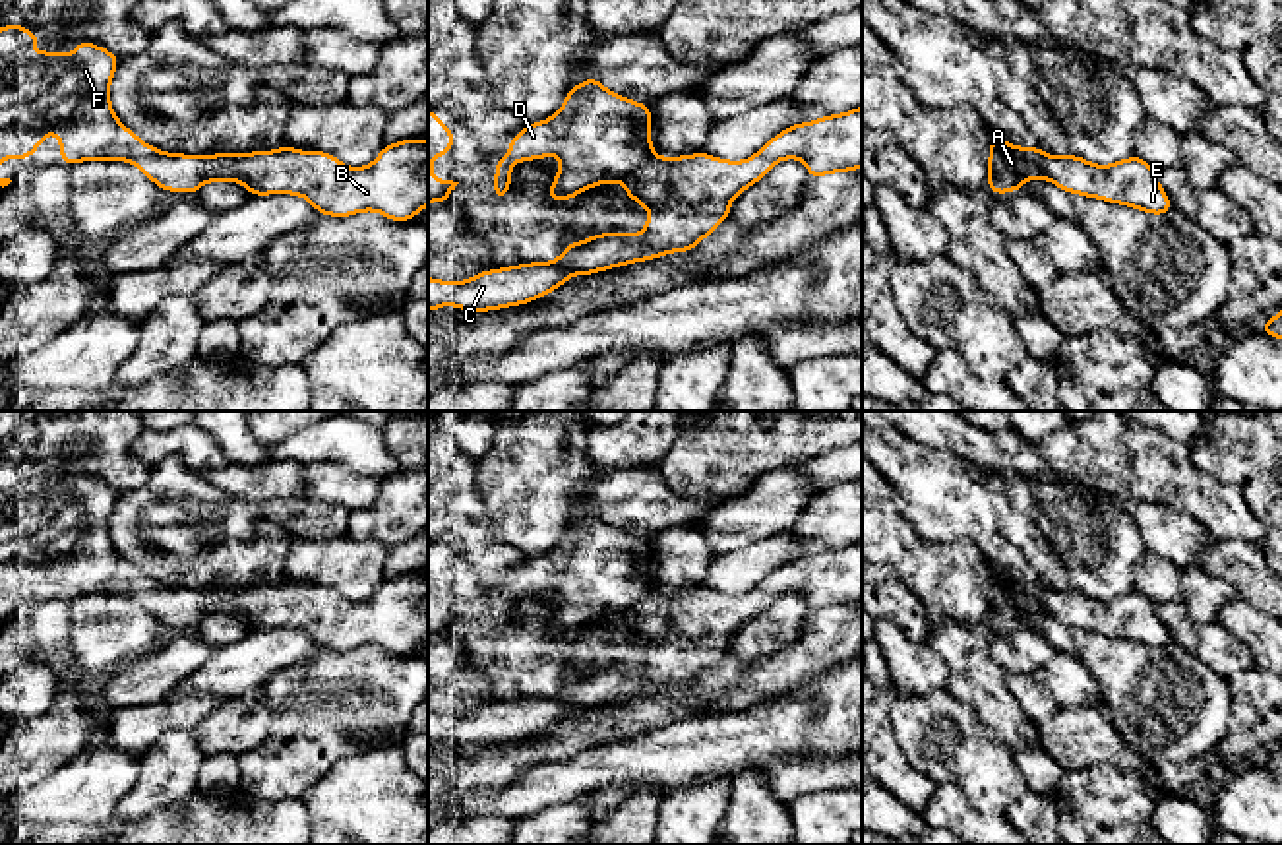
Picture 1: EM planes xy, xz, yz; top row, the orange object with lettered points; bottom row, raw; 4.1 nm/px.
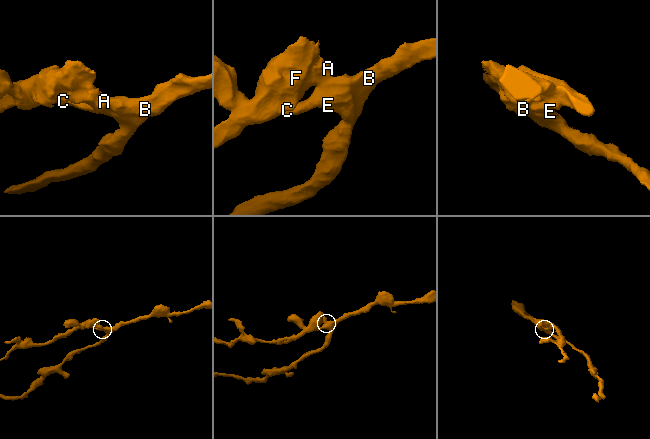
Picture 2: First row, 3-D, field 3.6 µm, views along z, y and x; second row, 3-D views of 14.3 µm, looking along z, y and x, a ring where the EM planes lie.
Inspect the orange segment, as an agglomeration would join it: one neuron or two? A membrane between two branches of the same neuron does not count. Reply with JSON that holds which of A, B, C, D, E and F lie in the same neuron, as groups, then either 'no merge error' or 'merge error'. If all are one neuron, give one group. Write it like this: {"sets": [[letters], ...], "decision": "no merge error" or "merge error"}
{"sets": [["A", "D", "F"], ["B", "C", "E"]], "decision": "merge error"}

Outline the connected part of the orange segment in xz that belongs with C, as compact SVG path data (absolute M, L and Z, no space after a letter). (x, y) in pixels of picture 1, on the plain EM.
M862 539L844 548L794 558L746 595L717 593L705 585L651 589L620 614L627 630L649 643L639 669L591 669L583 676L569 676L554 696L488 704L467 715L428 711L428 746L445 738L467 746L521 740L546 731L573 709L689 686L730 651L732 634L782 593L802 593L809 612L860 603Z

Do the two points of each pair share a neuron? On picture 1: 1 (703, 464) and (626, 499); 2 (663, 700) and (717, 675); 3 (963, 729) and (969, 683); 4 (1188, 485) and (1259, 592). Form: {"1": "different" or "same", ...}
{"1": "different", "2": "same", "3": "different", "4": "different"}

